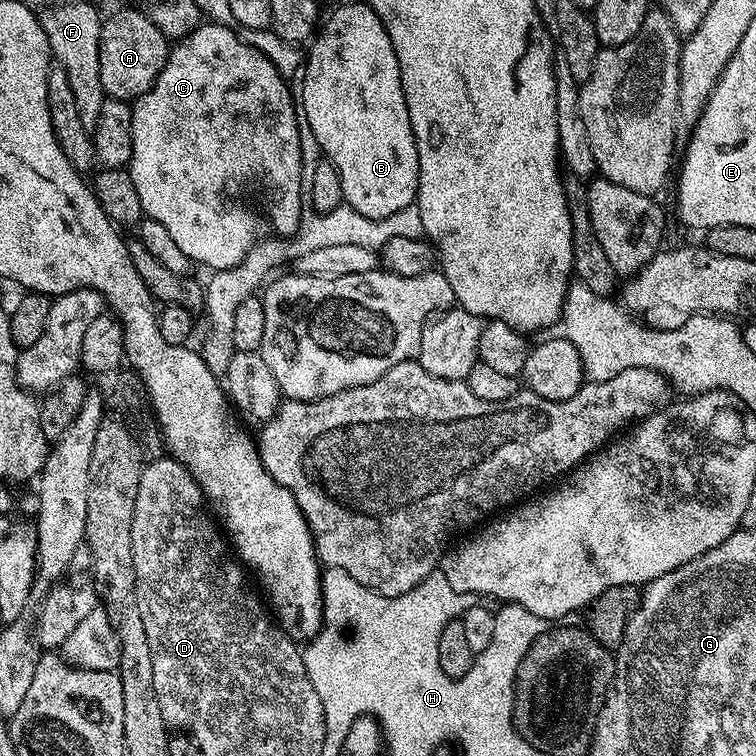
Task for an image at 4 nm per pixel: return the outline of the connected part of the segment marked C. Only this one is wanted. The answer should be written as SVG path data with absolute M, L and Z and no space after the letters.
M201 22L188 36L181 36L168 49L166 66L158 74L154 86L146 94L136 97L132 104L134 118L134 154L127 166L134 178L134 190L138 190L138 202L142 202L144 216L154 222L162 222L166 230L174 237L174 243L181 248L182 254L190 258L193 265L205 264L208 270L221 272L238 266L246 258L257 239L256 220L252 217L252 208L244 204L256 192L256 200L268 211L268 220L276 227L277 237L288 238L296 231L302 211L302 154L299 148L299 120L297 105L294 103L294 92L289 81L275 68L273 62L251 44L238 35L235 27L213 22Z

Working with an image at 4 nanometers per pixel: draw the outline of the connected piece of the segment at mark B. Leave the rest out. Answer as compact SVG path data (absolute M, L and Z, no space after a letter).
M367 2L344 4L334 9L332 17L326 20L311 41L312 49L308 48L306 52L304 80L298 87L299 111L314 130L323 155L338 169L343 203L372 221L398 215L416 202L420 167L418 146L410 126L398 58L394 54L390 34L386 34L386 26L382 26L378 14L374 14Z

